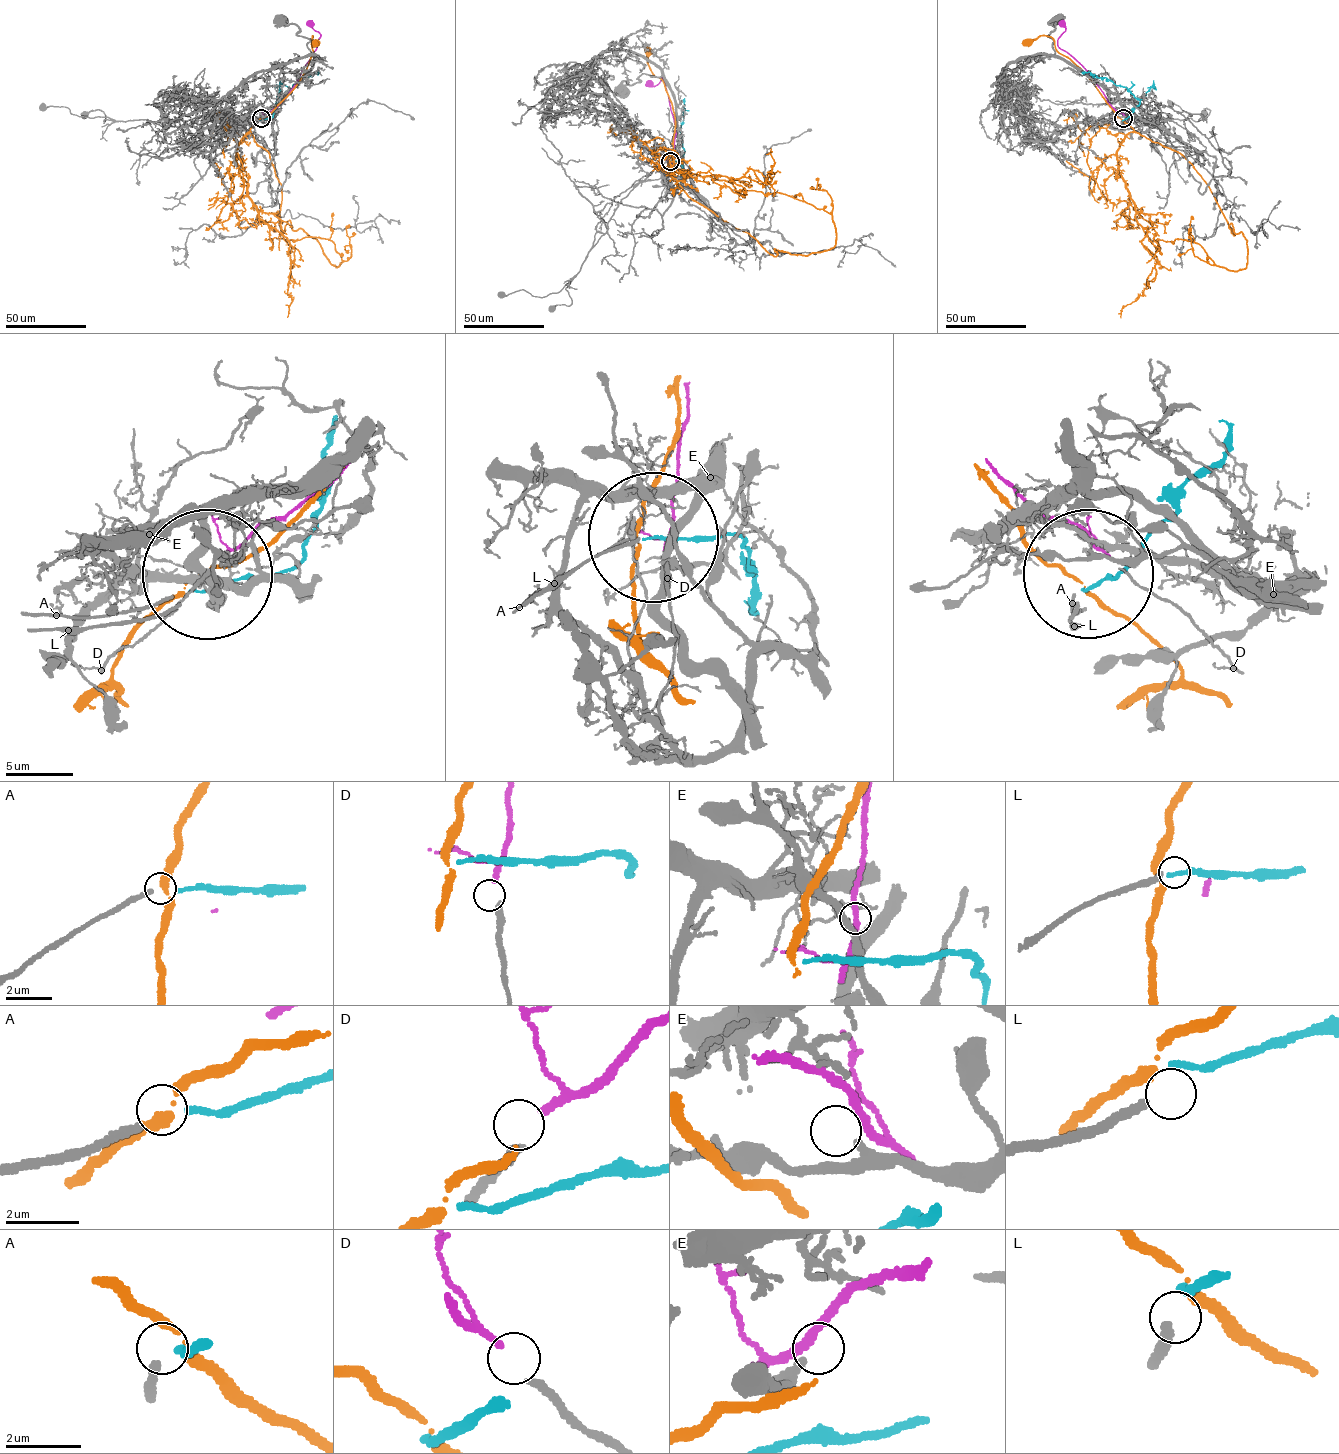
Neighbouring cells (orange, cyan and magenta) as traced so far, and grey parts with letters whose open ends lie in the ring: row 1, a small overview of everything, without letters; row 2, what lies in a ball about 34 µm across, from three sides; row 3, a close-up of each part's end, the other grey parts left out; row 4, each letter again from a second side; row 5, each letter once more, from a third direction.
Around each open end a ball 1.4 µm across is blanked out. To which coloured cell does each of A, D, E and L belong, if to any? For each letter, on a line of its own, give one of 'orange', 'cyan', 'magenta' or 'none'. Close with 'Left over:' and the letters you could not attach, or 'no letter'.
A: cyan
D: magenta
E: none
L: none
Left over: E, L

